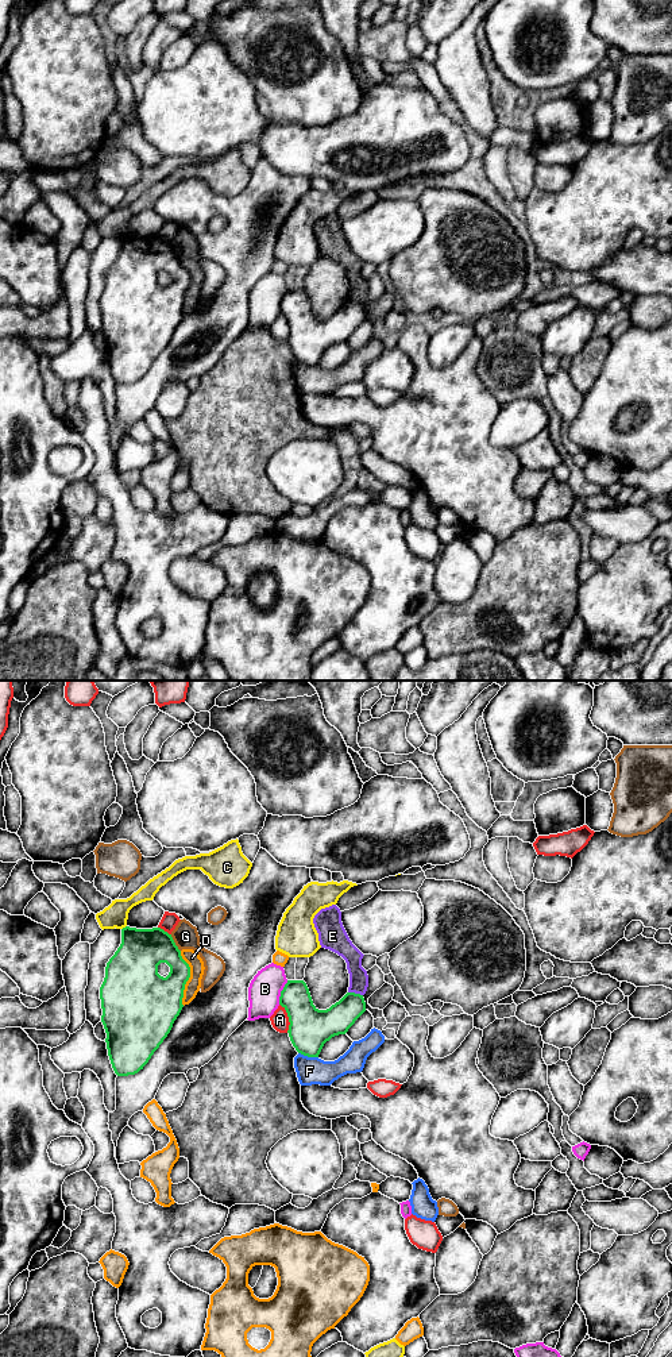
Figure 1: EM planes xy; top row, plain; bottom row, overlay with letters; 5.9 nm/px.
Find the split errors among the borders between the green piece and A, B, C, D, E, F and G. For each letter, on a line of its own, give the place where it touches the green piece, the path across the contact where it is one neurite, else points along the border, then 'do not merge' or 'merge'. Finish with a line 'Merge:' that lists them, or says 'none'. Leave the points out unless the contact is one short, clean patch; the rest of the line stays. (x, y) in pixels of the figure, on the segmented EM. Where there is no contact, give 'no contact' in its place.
A: meets green in xy at (289, 1018); do not merge
B: meets green in xy at (281, 993); do not merge
C: meets green in xy at (123, 928); do not merge
D: meets green in xy at (189, 976); do not merge
E: meets green in xy at (354, 993); border along xy (348, 991), (362, 995); do not merge
F: meets green in xy at (308, 1056); do not merge
G: meets green in xy at (174, 943); do not merge
Merge: none

